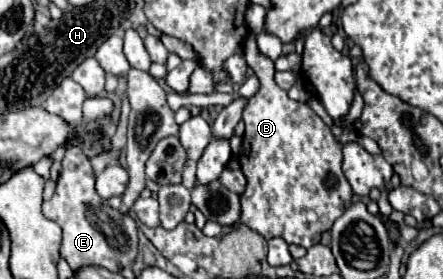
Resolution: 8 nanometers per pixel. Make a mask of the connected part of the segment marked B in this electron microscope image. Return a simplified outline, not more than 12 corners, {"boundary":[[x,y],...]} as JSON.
{"boundary":[[273,81],[241,117],[241,223],[309,249],[351,205],[343,145]]}

